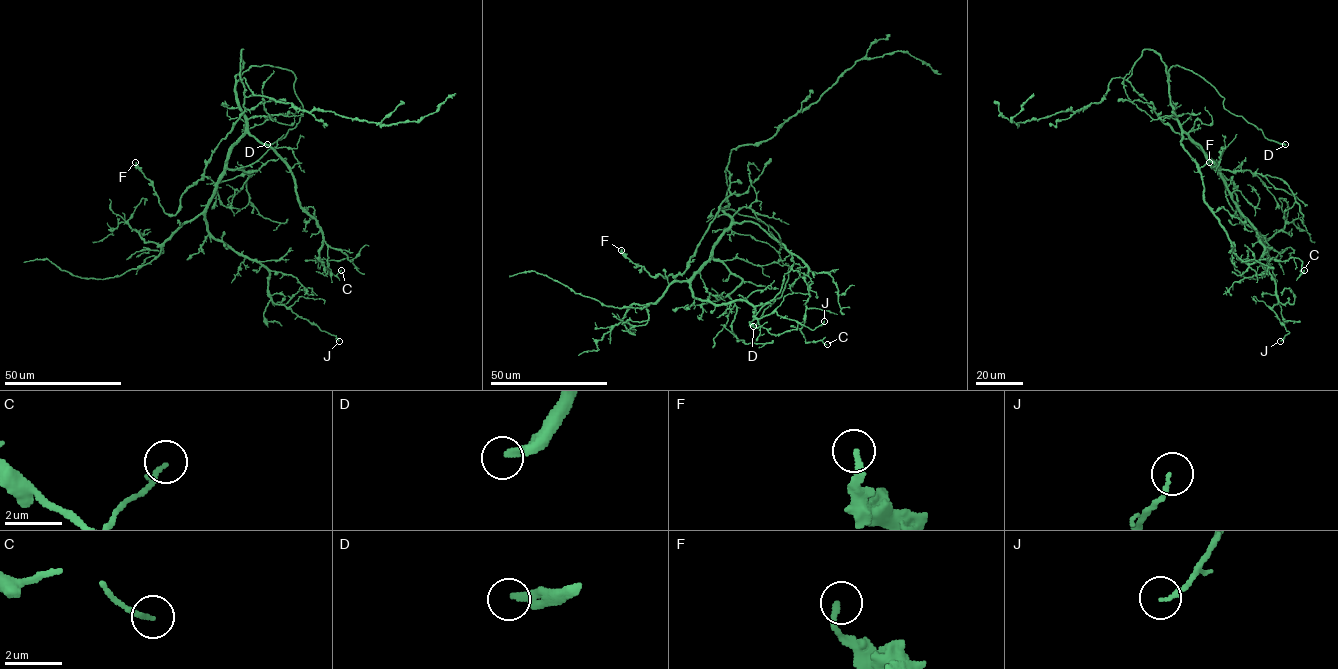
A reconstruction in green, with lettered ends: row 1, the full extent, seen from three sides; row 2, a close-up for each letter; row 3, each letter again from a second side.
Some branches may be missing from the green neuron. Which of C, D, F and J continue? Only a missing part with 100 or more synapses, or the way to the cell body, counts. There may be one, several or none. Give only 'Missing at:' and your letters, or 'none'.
Missing at: D

